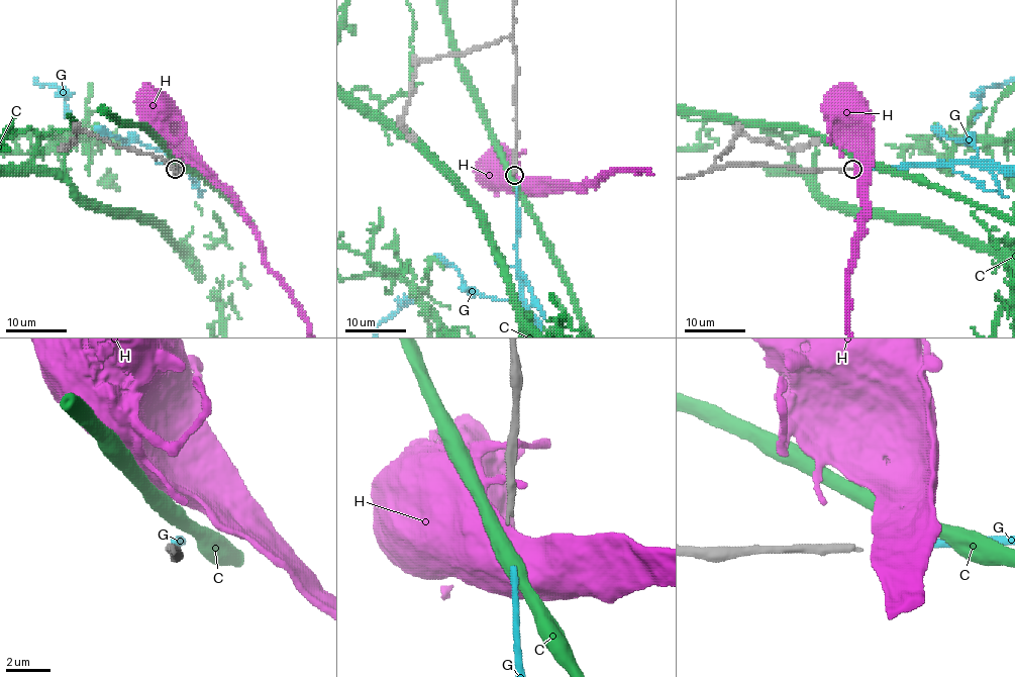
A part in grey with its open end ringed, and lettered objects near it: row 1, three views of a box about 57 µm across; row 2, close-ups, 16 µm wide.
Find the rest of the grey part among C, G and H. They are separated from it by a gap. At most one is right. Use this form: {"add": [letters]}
{"add": ["G"]}

